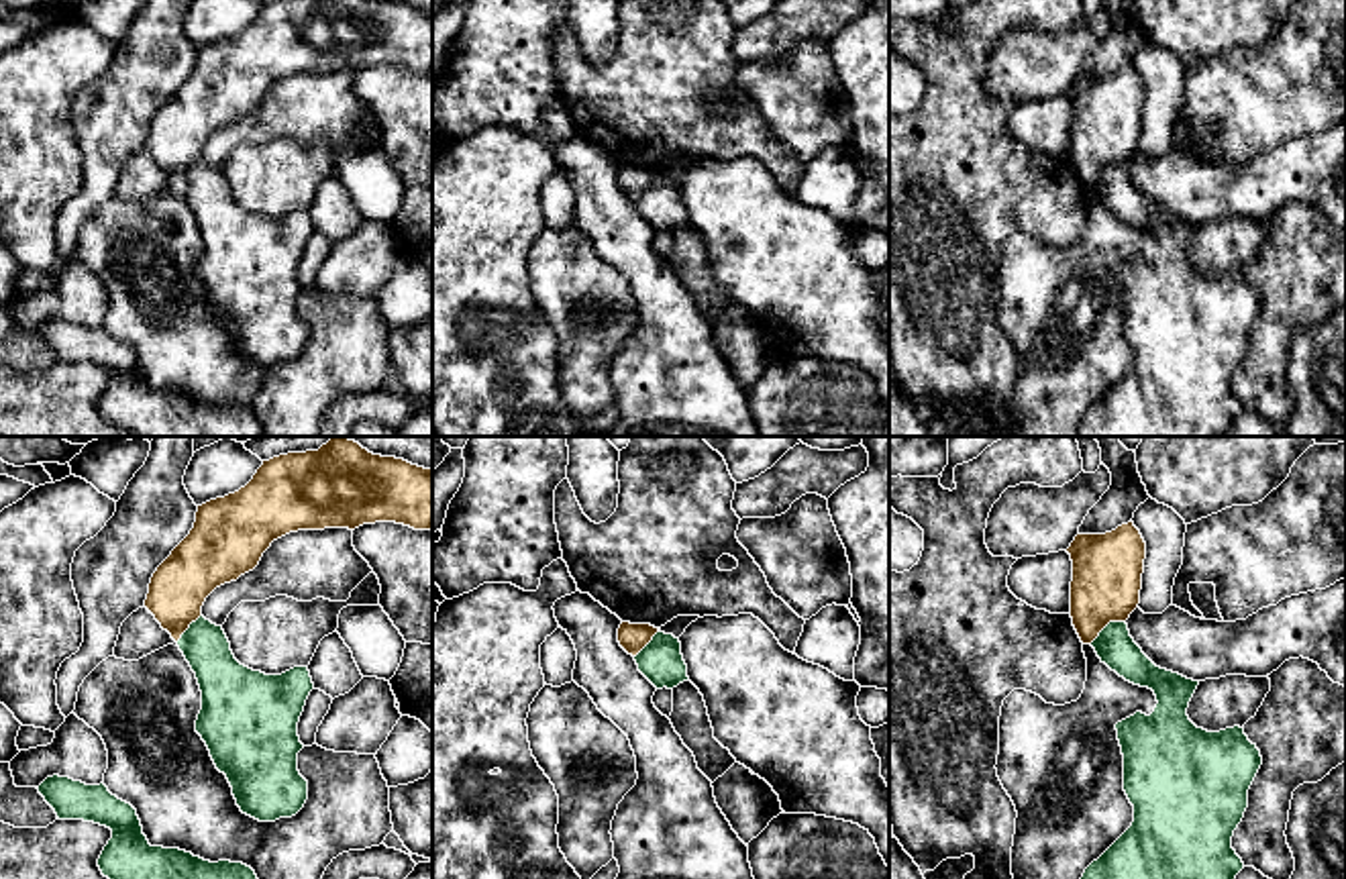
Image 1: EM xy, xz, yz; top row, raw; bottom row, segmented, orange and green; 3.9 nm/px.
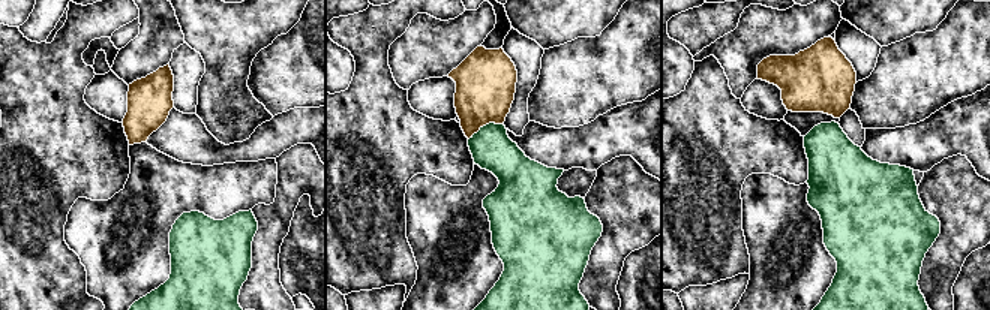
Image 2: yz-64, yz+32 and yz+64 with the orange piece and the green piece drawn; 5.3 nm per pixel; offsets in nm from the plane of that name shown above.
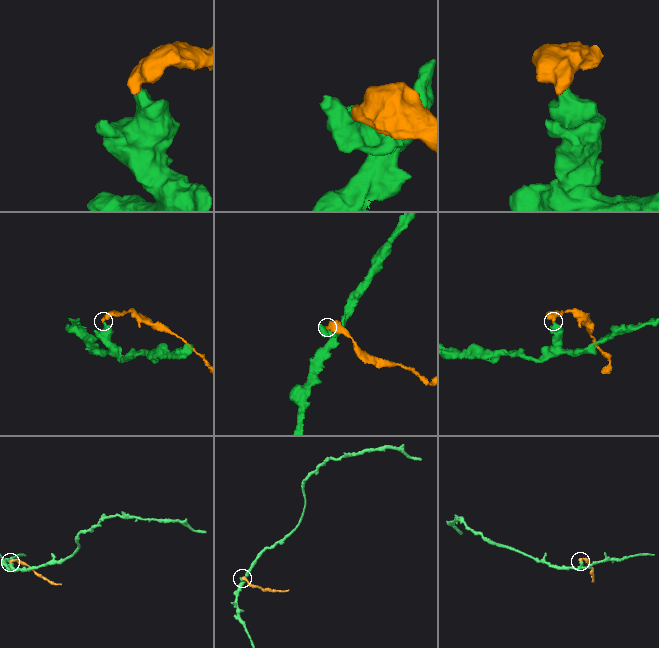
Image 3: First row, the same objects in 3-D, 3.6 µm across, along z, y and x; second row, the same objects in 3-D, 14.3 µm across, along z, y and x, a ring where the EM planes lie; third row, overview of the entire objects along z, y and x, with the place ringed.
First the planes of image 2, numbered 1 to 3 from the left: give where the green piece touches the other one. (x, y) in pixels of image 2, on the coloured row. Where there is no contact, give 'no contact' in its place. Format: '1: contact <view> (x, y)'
1: no contact
2: contact yz+32 (485, 125)
3: no contact

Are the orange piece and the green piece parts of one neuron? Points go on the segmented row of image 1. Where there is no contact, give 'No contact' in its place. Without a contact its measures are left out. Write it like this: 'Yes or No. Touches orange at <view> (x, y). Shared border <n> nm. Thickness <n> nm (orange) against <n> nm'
No. Touches orange at yz (1106, 625). Shared border 170 nm. Thickness 280 nm (orange) against 150 nm

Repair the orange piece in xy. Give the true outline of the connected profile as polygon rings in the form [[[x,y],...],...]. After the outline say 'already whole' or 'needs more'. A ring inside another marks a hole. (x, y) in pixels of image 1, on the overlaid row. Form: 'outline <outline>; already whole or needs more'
outline [[[332,436],[318,451],[273,457],[239,492],[198,506],[194,528],[153,573],[145,608],[177,642],[202,616],[206,598],[253,571],[273,540],[298,530],[355,530],[375,522],[432,530],[432,469],[373,455],[347,436]]]; already whole

